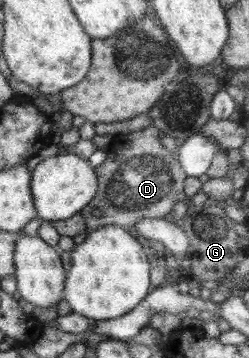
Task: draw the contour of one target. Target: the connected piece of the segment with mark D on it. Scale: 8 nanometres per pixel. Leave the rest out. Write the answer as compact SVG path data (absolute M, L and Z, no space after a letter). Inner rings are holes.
M151 125L141 131L118 133L111 137L105 153L107 159L102 165L95 168L98 181L97 194L81 211L85 218L85 234L73 236L73 241L80 244L87 234L95 232L99 227L115 225L125 229L137 241L141 242L143 251L150 261L151 289L157 289L170 269L167 267L167 248L154 239L143 237L137 233L135 224L143 219L161 219L171 213L173 206L187 200L184 193L184 184L188 176L183 172L178 162L177 151L170 152L161 144L162 131ZM100 209L102 216L92 217L91 212Z

